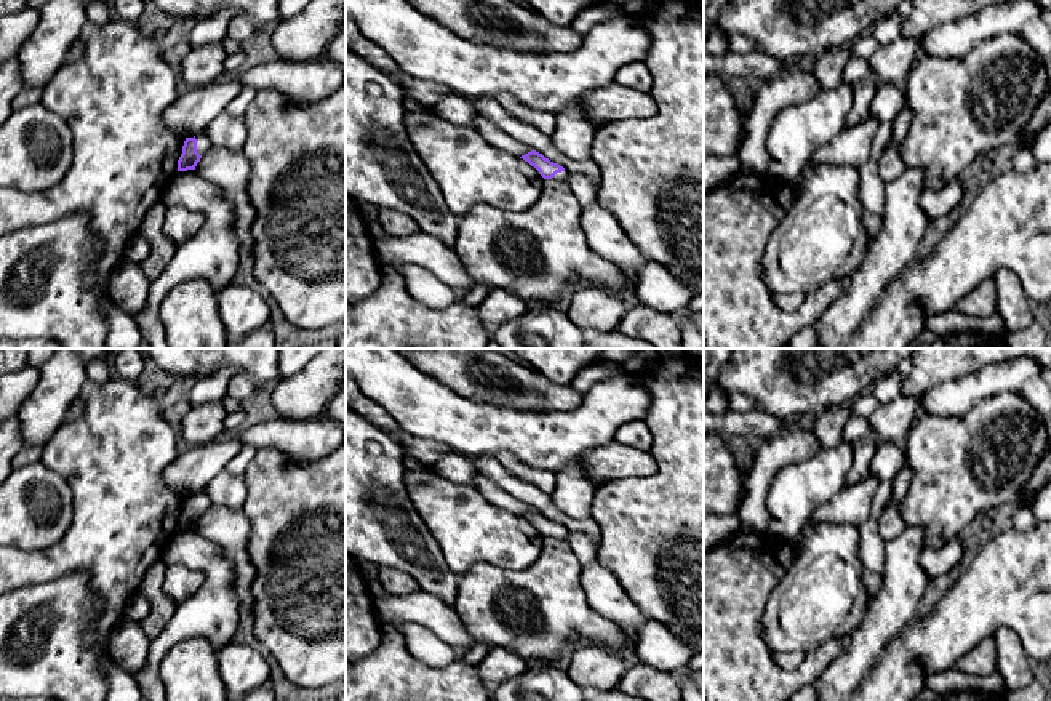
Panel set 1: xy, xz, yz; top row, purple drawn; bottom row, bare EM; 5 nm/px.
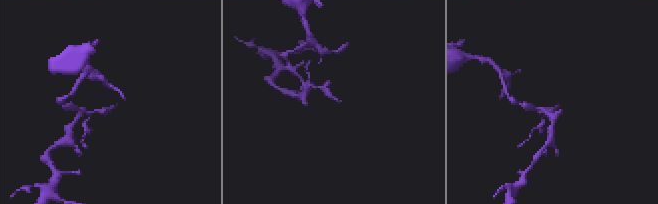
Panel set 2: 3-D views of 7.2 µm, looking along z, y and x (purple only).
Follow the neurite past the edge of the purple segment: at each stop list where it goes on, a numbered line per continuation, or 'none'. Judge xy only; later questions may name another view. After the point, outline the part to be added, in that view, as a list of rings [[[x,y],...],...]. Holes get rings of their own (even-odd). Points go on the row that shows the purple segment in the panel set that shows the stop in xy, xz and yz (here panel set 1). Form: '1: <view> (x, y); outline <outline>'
1: xy (203, 144); outline [[[200,131],[197,136],[197,152],[203,157],[210,149],[211,149],[211,142],[206,136],[206,131]]]

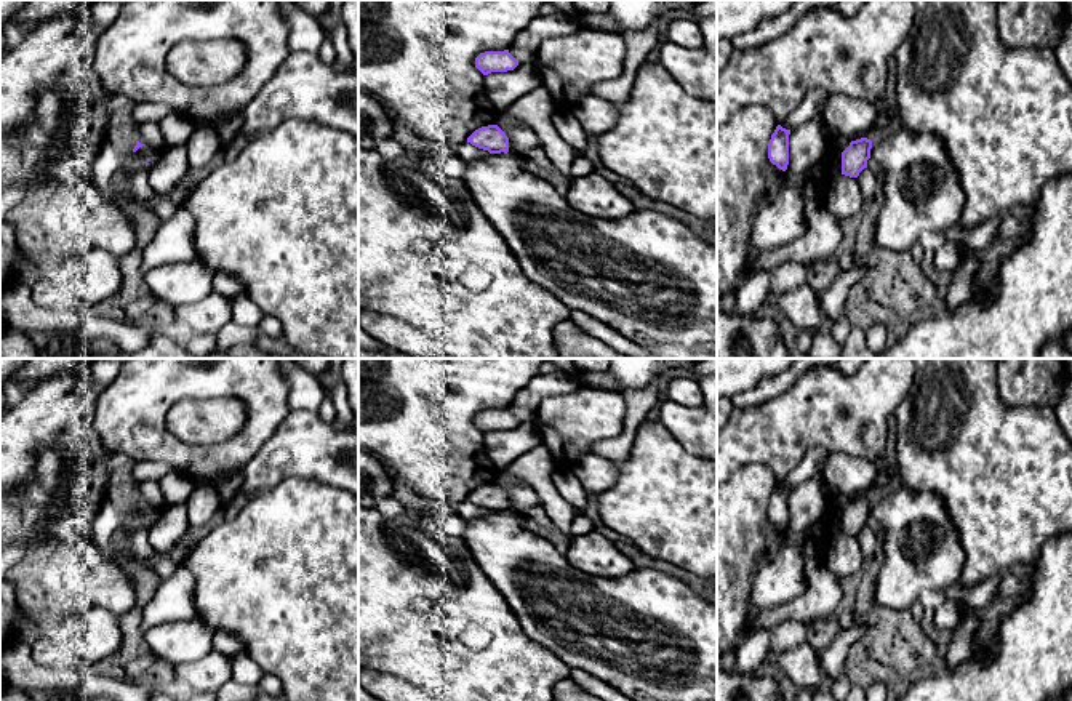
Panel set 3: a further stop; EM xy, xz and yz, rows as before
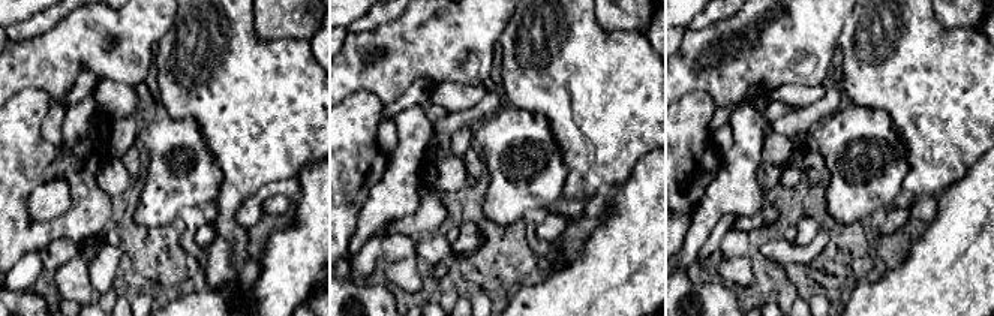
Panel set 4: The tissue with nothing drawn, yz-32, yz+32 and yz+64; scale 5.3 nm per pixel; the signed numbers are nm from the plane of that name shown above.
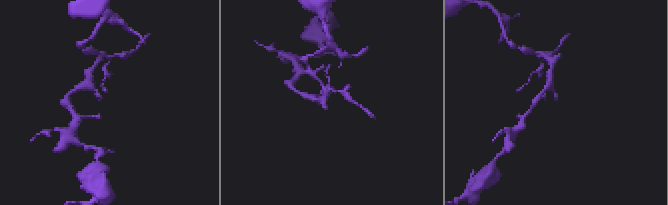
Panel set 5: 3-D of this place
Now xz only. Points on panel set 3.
none

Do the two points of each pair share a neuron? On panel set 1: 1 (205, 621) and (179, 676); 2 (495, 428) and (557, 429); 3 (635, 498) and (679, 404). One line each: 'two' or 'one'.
1: two
2: one
3: one

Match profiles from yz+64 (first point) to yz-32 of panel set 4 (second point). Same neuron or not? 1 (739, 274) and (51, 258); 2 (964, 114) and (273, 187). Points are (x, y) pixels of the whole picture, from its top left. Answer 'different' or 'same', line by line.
1: different
2: different

